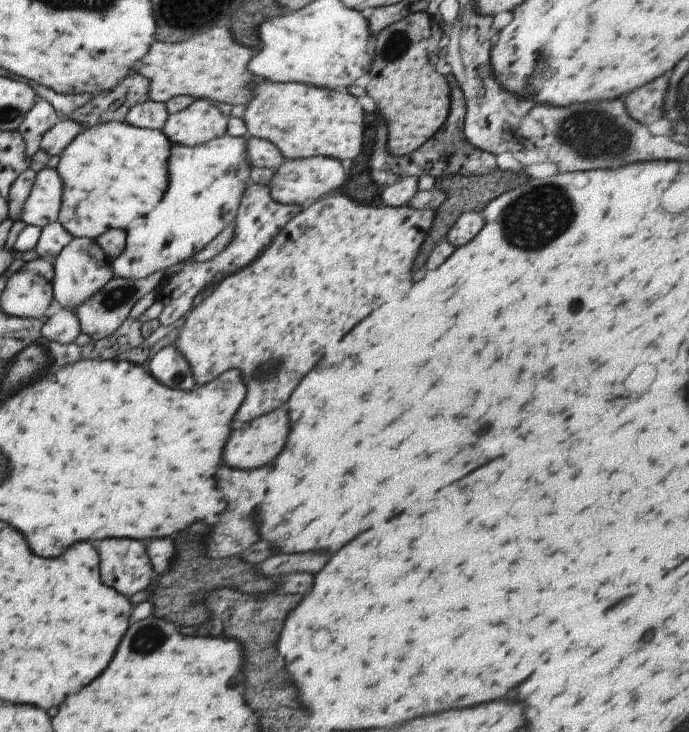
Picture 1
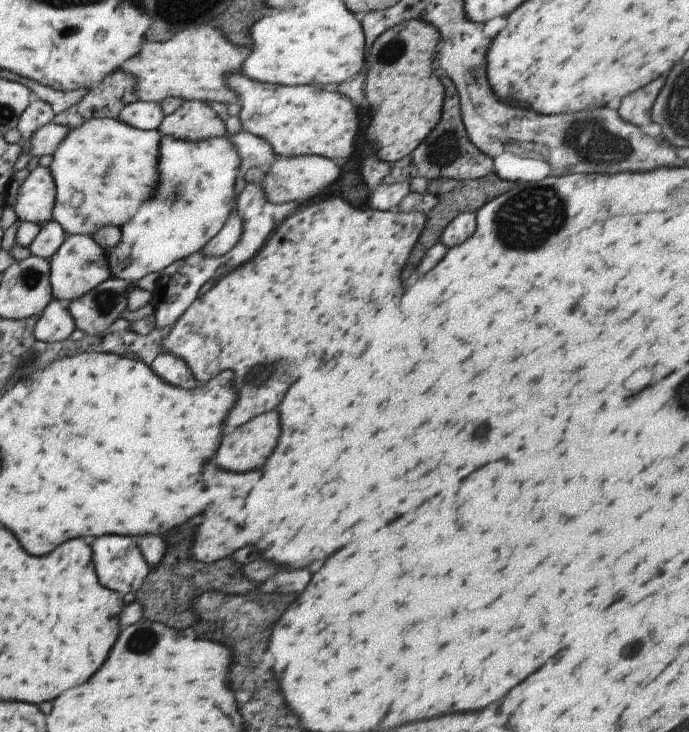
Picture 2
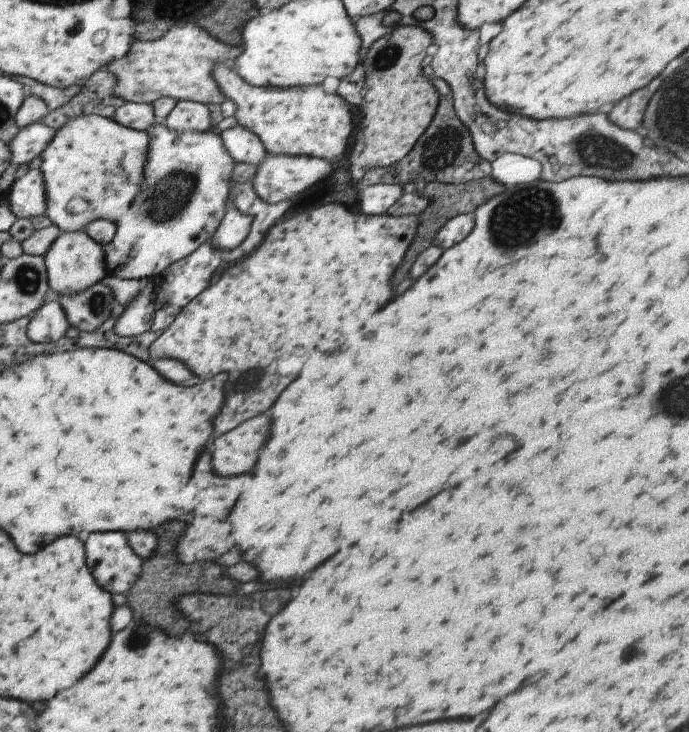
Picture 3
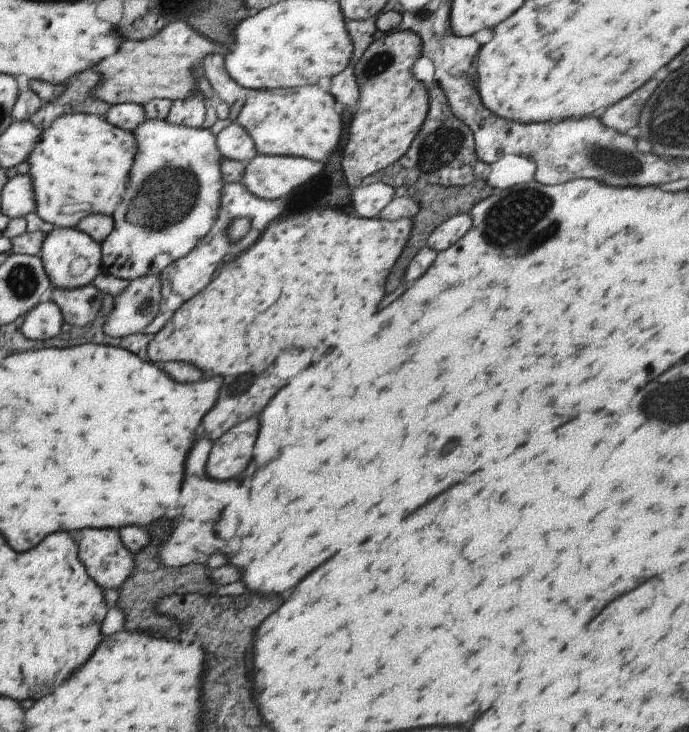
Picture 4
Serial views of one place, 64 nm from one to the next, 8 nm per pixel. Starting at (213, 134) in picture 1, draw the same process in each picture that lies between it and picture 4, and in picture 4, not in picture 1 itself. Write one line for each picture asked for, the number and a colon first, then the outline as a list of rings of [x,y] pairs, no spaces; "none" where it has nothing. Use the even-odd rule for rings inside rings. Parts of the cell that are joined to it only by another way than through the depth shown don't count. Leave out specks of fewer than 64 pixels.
2: [[[185,102],[173,114],[161,120],[159,128],[165,136],[175,136],[179,140],[203,140],[203,138],[223,138],[227,136],[223,122],[215,116],[209,104]]]
3: [[[175,102],[175,108],[167,114],[165,120],[159,120],[169,130],[215,130],[209,120],[209,110],[199,102]]]
4: [[[201,94],[187,96],[183,100],[171,100],[171,108],[167,114],[167,122],[175,126],[187,126],[187,128],[201,128],[205,120],[207,102],[201,98]]]

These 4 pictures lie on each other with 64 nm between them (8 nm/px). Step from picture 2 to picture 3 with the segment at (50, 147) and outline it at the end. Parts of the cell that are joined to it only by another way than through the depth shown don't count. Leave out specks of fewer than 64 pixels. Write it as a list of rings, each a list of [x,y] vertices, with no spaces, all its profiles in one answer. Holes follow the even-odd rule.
[[[29,124],[25,128],[13,128],[9,132],[9,140],[5,146],[11,152],[9,164],[29,164],[33,158],[45,150],[45,146],[53,140],[55,130],[43,124]]]

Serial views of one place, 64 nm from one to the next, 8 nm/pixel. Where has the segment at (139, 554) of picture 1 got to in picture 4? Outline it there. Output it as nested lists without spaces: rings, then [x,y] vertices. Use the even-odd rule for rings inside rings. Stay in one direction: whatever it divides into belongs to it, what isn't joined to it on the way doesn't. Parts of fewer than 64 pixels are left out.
[[[83,530],[77,546],[77,558],[85,566],[87,578],[101,590],[117,590],[133,570],[131,552],[119,540],[117,530]]]

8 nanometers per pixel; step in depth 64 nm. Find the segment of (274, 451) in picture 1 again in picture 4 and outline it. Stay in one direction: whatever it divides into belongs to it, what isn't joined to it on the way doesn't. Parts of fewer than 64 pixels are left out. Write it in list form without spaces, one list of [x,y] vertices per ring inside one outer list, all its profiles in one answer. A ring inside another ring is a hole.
[[[249,418],[231,430],[227,430],[219,440],[213,442],[205,472],[213,478],[235,478],[239,476],[251,460],[251,448],[257,438],[257,418]]]

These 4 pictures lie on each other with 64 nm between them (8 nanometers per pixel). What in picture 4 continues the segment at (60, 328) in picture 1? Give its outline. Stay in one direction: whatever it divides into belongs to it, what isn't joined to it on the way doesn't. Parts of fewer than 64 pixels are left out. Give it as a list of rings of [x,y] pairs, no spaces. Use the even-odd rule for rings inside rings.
[[[39,302],[29,312],[23,314],[23,322],[19,326],[23,338],[43,342],[53,336],[59,336],[59,328],[63,324],[61,312],[53,302]]]

